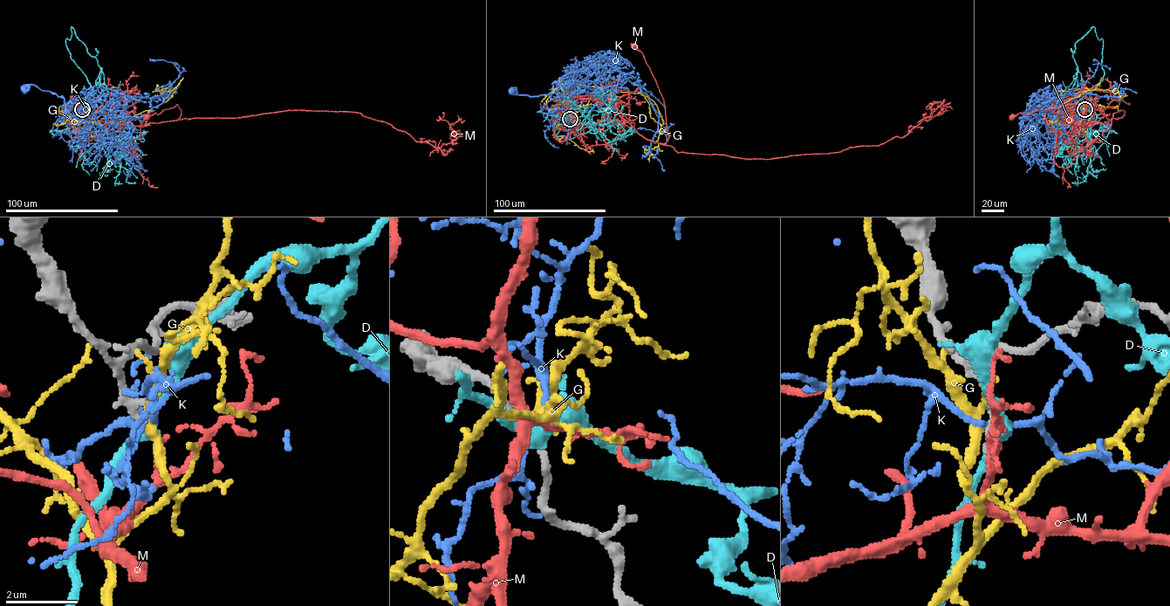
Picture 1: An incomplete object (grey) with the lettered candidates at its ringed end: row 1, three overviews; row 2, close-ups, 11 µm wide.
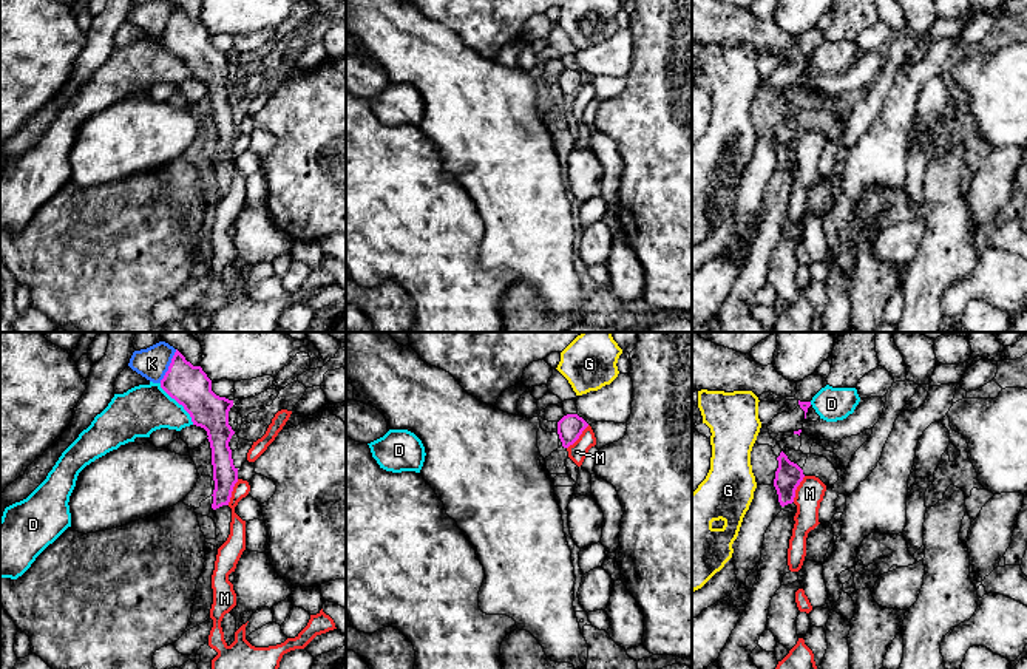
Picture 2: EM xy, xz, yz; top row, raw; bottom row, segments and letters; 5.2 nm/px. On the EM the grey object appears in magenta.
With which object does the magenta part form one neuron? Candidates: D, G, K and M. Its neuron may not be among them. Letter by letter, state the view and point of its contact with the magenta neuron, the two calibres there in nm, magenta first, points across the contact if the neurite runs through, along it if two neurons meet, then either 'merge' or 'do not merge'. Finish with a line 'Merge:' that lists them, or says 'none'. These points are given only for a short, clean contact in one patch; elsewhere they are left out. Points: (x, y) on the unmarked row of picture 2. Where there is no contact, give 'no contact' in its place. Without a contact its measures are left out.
D: xy (179, 57) | 220/260 nm | do not merge
G: no contact | do not merge
K: xy (169, 20) | 220/160 nm | along xy (176, 3), (169, 23), (159, 36) | do not merge
M: xy (232, 144) | 130/90 nm | along xy (238, 133), (227, 158) | do not merge
Merge: none

